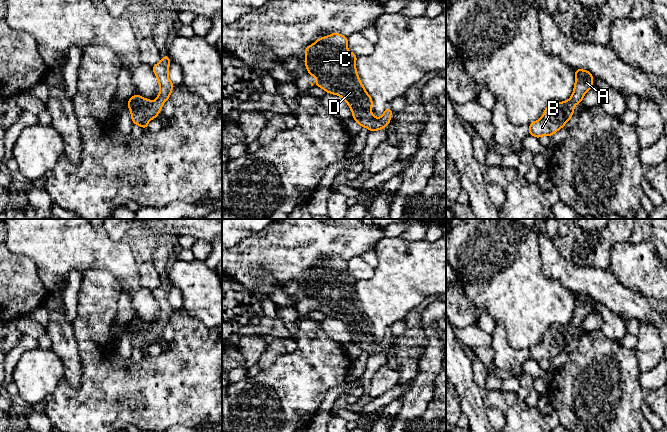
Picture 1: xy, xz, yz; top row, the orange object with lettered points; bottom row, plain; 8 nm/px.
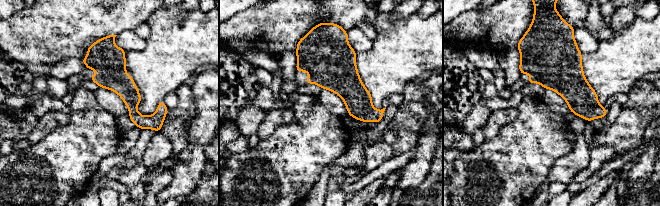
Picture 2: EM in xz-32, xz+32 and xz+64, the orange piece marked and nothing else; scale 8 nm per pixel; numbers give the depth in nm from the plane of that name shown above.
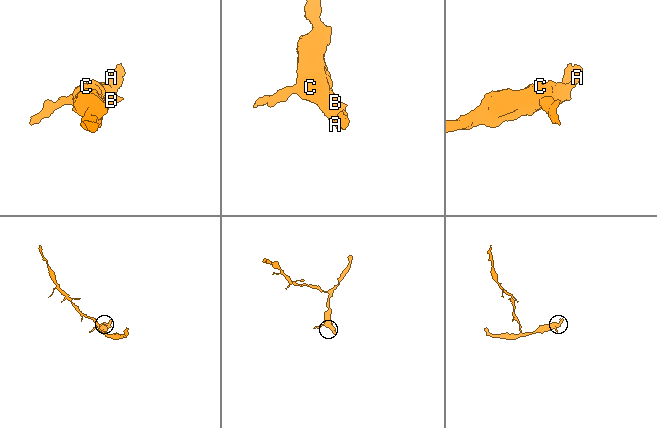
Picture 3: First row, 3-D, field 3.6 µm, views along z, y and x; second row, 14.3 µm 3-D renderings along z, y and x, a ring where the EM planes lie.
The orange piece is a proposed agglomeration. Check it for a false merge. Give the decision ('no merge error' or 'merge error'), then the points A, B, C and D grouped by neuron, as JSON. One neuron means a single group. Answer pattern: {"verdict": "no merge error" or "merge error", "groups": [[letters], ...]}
{"verdict": "no merge error", "groups": [["A", "B", "C", "D"]]}

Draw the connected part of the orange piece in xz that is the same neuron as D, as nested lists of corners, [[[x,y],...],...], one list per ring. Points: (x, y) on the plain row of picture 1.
[[[340,257],[320,261],[305,273],[303,286],[307,297],[317,302],[316,310],[342,321],[352,335],[352,342],[361,351],[375,356],[389,349],[393,334],[385,332],[380,342],[372,338],[372,322],[356,294],[357,279],[348,274],[347,267],[348,261]]]

